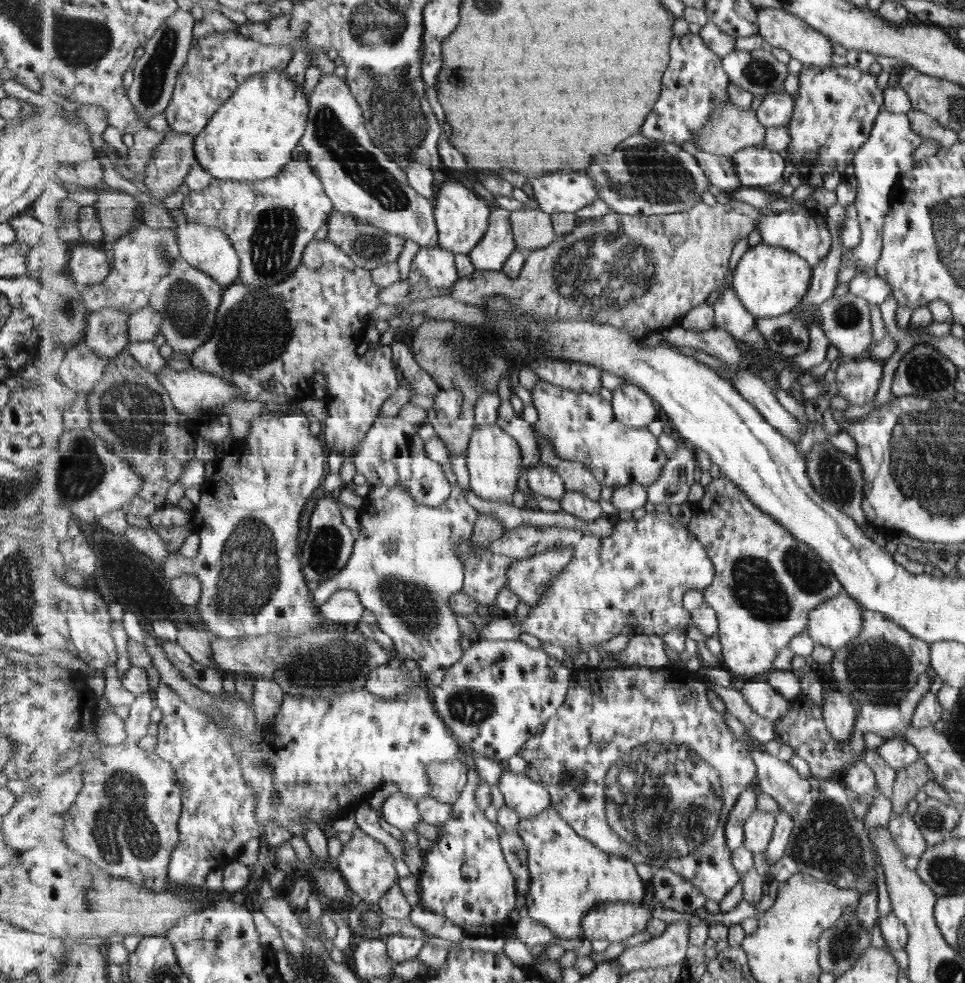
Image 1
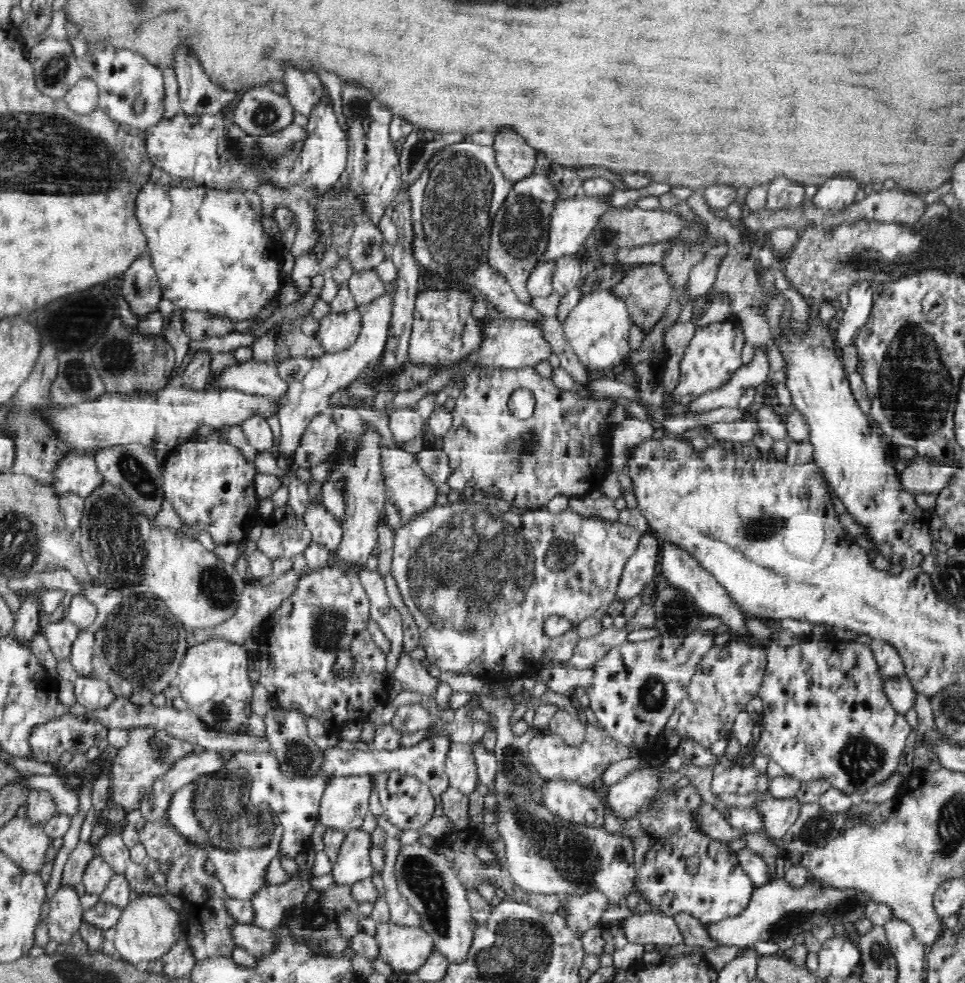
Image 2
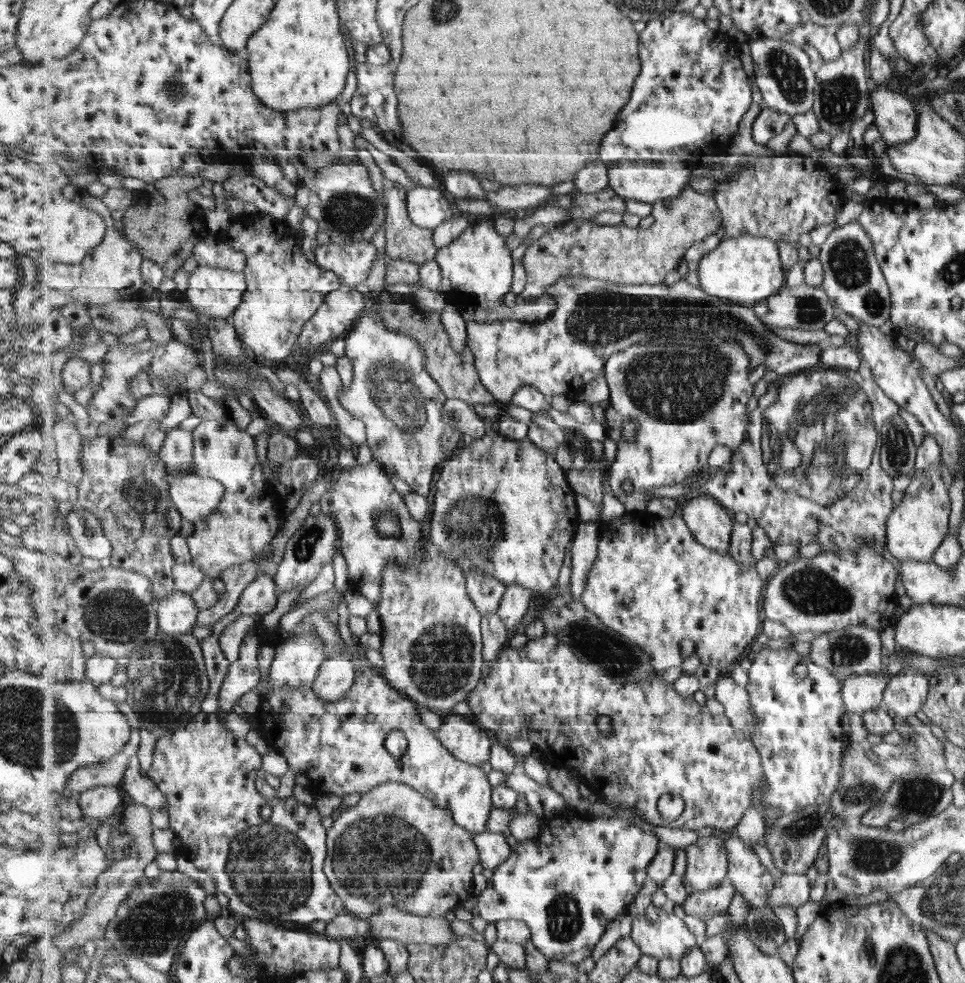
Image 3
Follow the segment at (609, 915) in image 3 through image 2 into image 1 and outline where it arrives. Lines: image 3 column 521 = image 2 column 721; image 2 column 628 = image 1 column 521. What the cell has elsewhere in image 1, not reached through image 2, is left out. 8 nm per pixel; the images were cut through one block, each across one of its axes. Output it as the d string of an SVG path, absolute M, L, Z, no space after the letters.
M555 807L546 811L521 819L517 831L528 850L531 888L525 905L531 917L546 924L556 936L577 940L585 936L582 922L595 905L642 903L648 885L637 874L636 862L611 856L579 836Z

